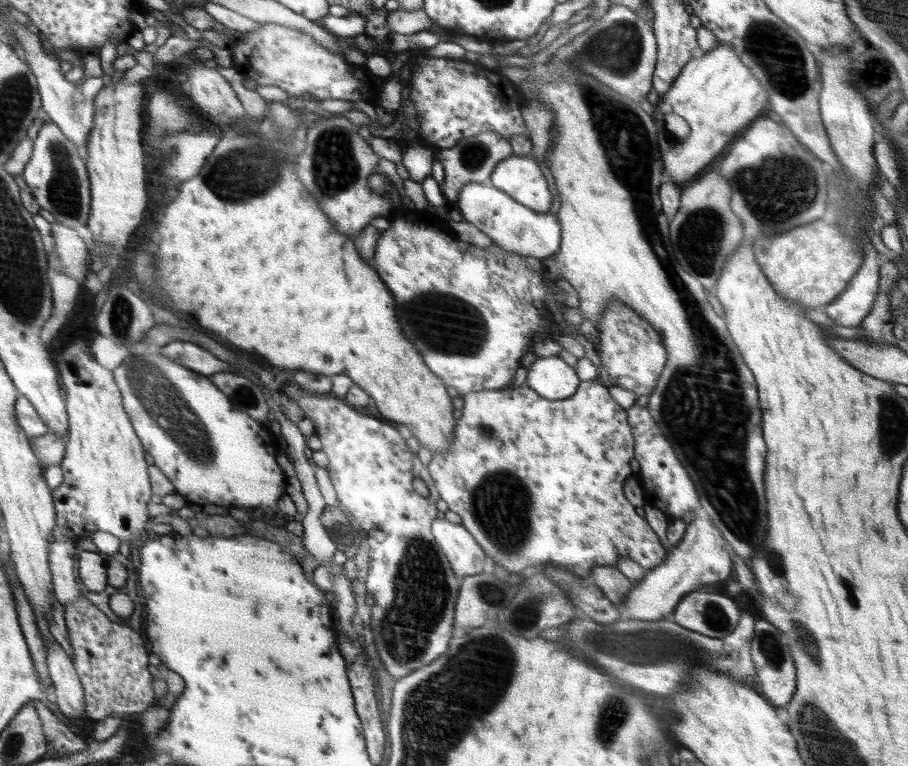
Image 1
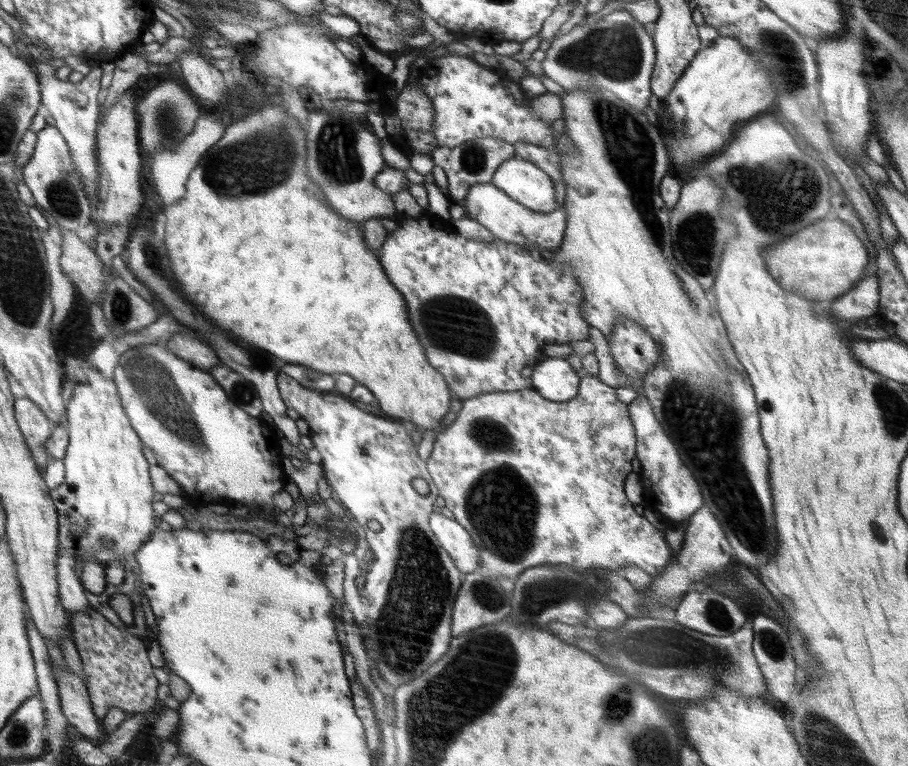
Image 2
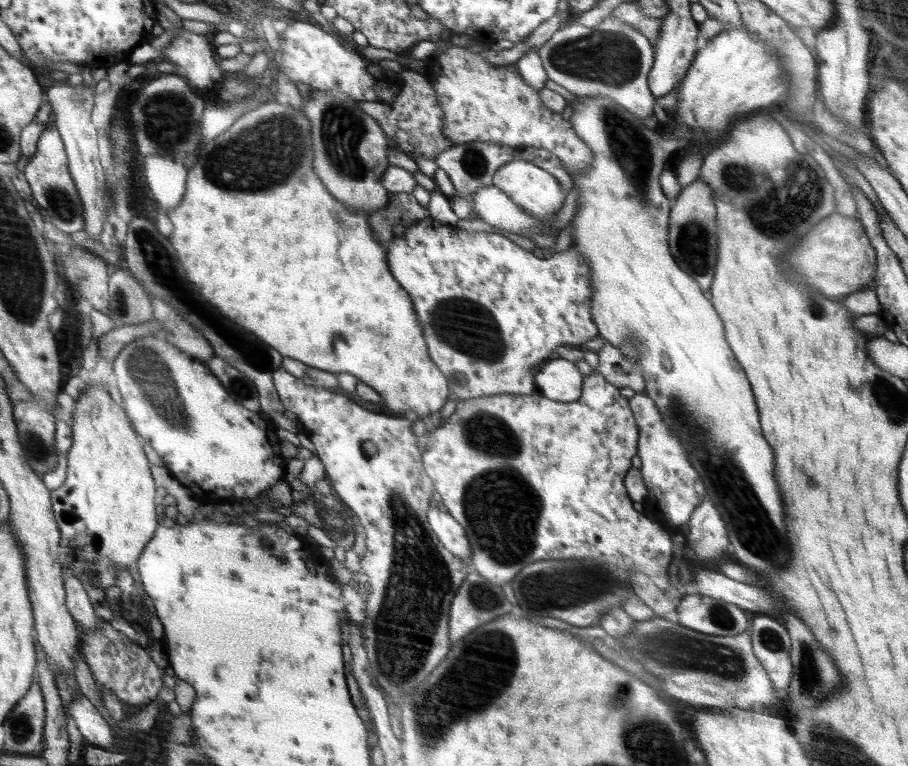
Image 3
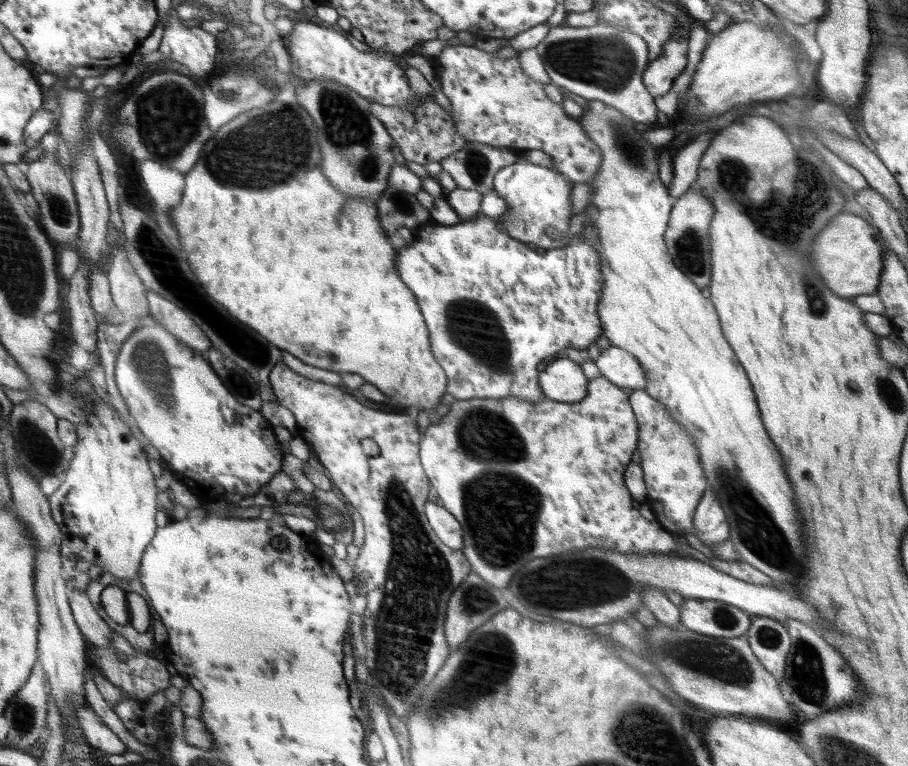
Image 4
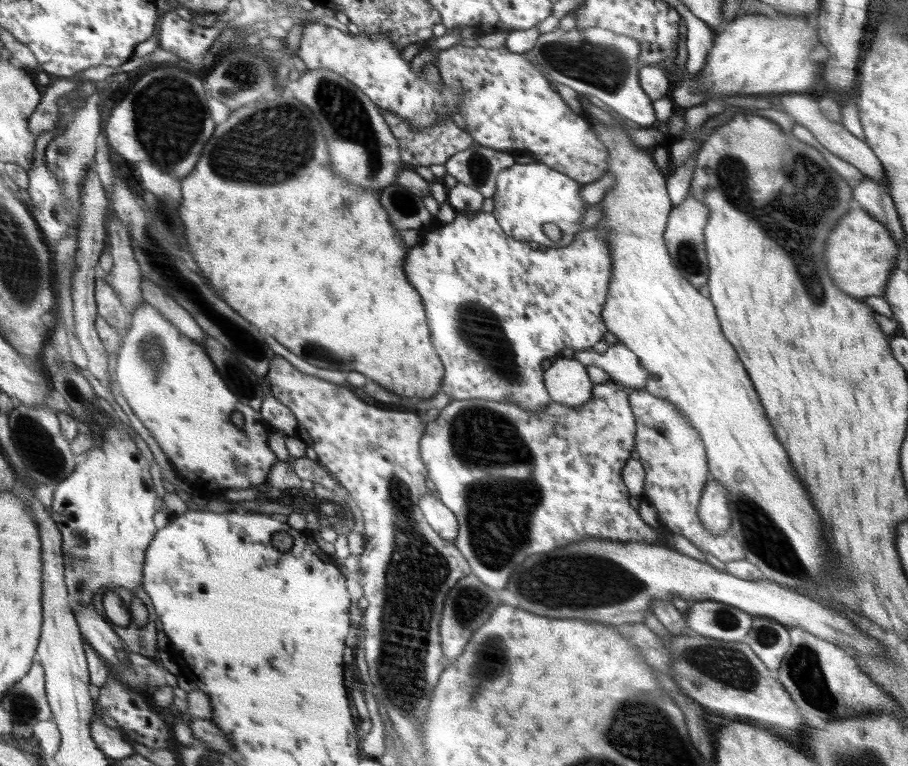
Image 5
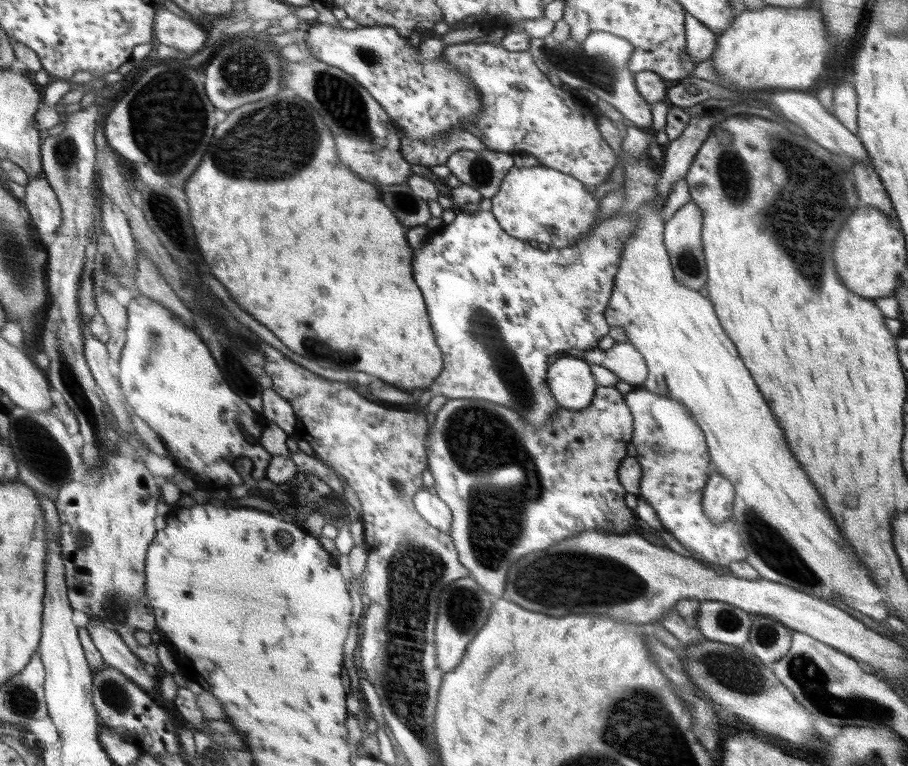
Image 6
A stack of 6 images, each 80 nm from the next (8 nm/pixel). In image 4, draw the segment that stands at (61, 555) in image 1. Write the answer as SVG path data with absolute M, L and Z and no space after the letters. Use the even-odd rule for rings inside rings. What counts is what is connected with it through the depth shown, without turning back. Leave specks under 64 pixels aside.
M72 589L70 592L70 606L78 628L82 630L84 638L88 638L92 645L105 649L109 647L112 633L114 632L106 620L100 618L93 609L91 600L82 591Z

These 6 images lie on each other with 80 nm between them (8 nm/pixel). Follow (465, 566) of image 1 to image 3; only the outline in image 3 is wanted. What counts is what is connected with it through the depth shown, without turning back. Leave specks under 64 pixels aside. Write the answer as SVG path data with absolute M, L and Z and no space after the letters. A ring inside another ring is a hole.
M430 505L427 521L438 540L462 563L470 565L471 550L468 537L460 523L450 513L444 513Z

